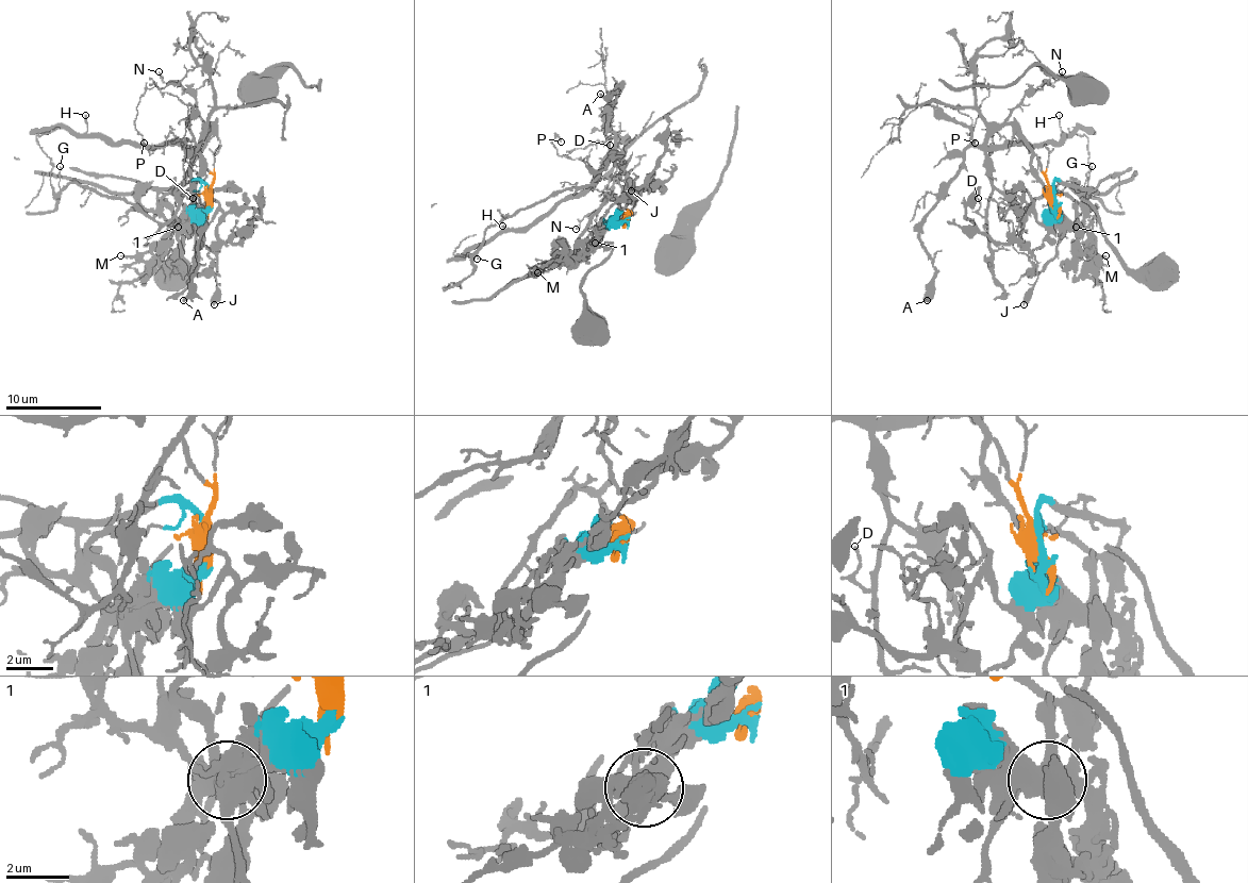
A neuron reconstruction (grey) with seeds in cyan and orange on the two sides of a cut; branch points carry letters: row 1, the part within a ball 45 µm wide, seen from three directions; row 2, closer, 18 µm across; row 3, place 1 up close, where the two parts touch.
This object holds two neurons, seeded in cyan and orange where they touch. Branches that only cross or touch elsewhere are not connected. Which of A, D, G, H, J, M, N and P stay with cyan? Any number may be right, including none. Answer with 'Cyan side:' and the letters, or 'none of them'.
Cyan side: J, M

